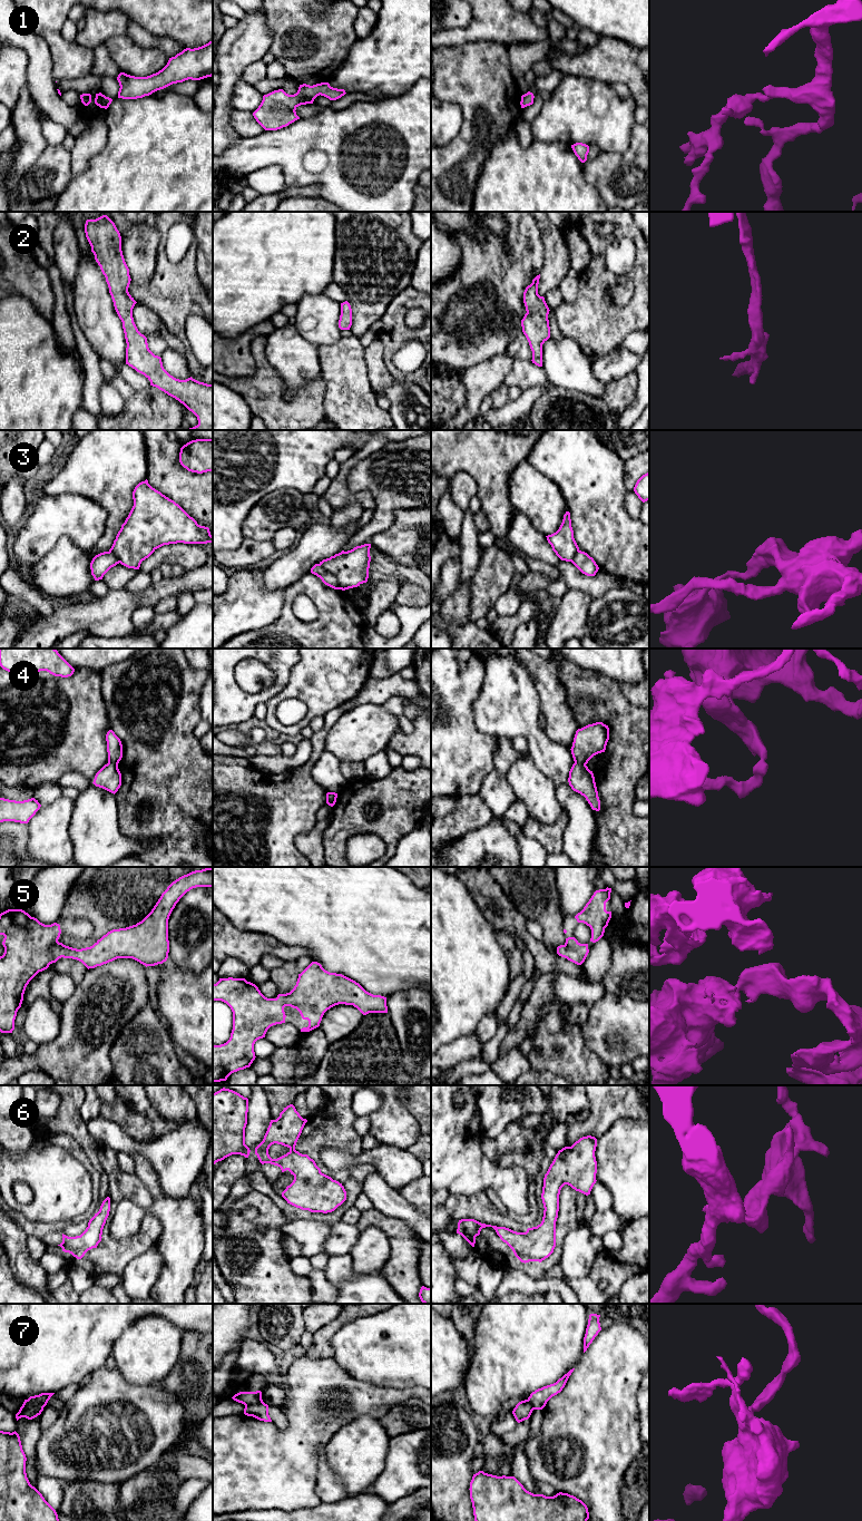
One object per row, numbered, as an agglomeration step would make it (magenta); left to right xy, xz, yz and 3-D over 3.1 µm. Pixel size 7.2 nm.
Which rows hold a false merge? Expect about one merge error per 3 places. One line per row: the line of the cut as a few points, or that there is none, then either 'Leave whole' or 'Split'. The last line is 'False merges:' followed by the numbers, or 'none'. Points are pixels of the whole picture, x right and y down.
1: No split. Leave whole
2: No split. Leave whole
3: Split along xz (319, 564), (334, 576), (341, 588). Split
4: Split along yz (575, 761), (585, 764). Split
5: No split. Leave whole
6: No split. Leave whole
7: Split along xz (262, 1401), (245, 1406). Split
False merges: 3, 4, 7

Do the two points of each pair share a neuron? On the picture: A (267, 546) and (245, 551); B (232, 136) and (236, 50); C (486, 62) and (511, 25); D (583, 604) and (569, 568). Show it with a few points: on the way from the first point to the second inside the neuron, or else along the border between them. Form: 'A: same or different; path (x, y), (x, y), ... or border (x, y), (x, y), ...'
A: same; path (262, 549), (251, 552)
B: same; path (224, 115), (224, 90), (229, 71)
C: different; border (473, 41), (500, 42), (505, 47)
D: different; border (569, 588), (585, 591), (593, 598)

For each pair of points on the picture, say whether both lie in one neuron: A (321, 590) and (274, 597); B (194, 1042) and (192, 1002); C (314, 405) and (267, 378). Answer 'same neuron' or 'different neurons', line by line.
A: different neurons
B: same neuron
C: same neuron

